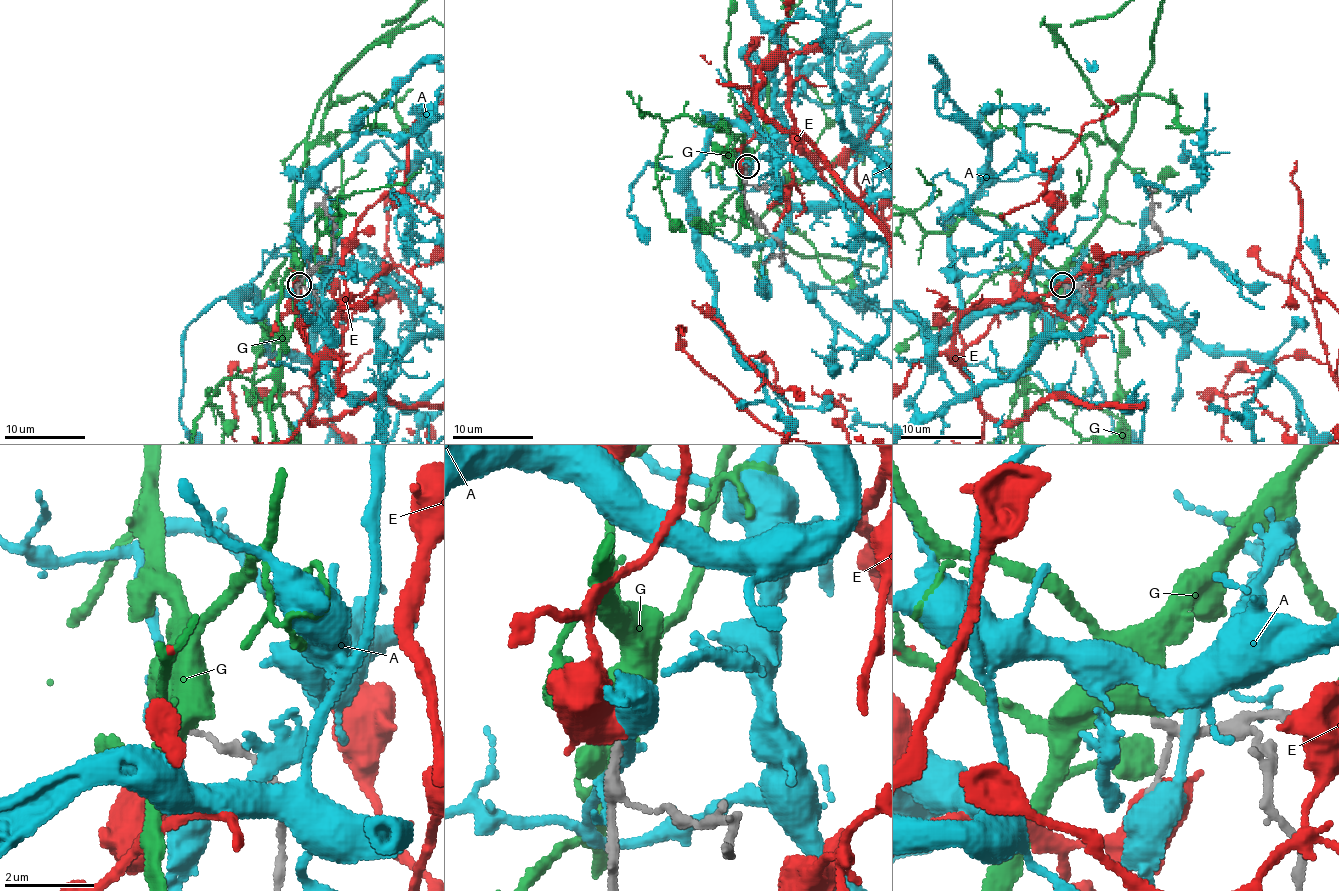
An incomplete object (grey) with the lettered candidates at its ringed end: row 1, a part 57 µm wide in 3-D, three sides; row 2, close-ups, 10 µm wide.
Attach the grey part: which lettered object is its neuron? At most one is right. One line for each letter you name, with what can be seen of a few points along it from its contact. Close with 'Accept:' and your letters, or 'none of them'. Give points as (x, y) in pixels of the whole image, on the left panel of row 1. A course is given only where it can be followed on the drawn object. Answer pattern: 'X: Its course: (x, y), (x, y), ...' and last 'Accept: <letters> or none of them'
Accept: none of them

